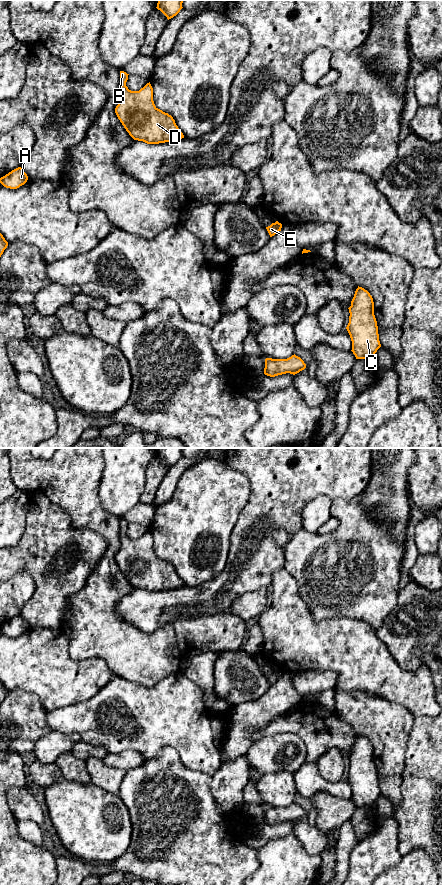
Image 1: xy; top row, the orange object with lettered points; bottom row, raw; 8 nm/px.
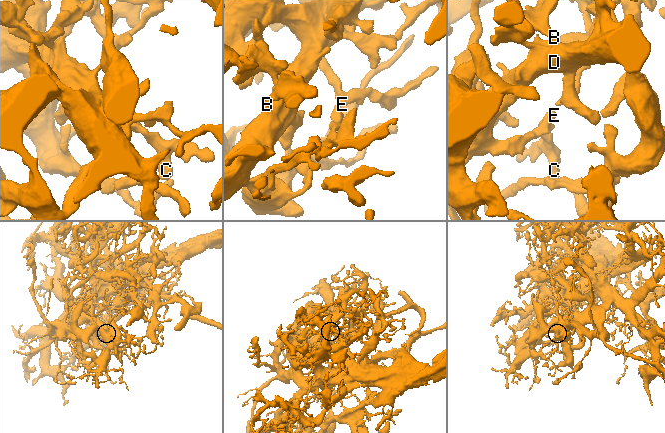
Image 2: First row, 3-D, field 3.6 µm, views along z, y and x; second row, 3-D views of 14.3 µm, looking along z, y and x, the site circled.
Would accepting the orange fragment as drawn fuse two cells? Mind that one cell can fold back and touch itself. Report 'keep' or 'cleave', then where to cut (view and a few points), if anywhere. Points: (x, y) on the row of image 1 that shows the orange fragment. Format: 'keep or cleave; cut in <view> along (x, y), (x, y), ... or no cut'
keep; no cut

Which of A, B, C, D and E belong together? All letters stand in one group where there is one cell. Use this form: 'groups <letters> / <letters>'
groups A B C D E

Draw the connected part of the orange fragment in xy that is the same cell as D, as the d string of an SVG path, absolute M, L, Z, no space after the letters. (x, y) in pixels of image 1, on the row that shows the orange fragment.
M120 71L120 101L115 113L129 135L147 144L184 138L173 117L155 106L150 82L139 91L131 91L126 86L128 75Z

